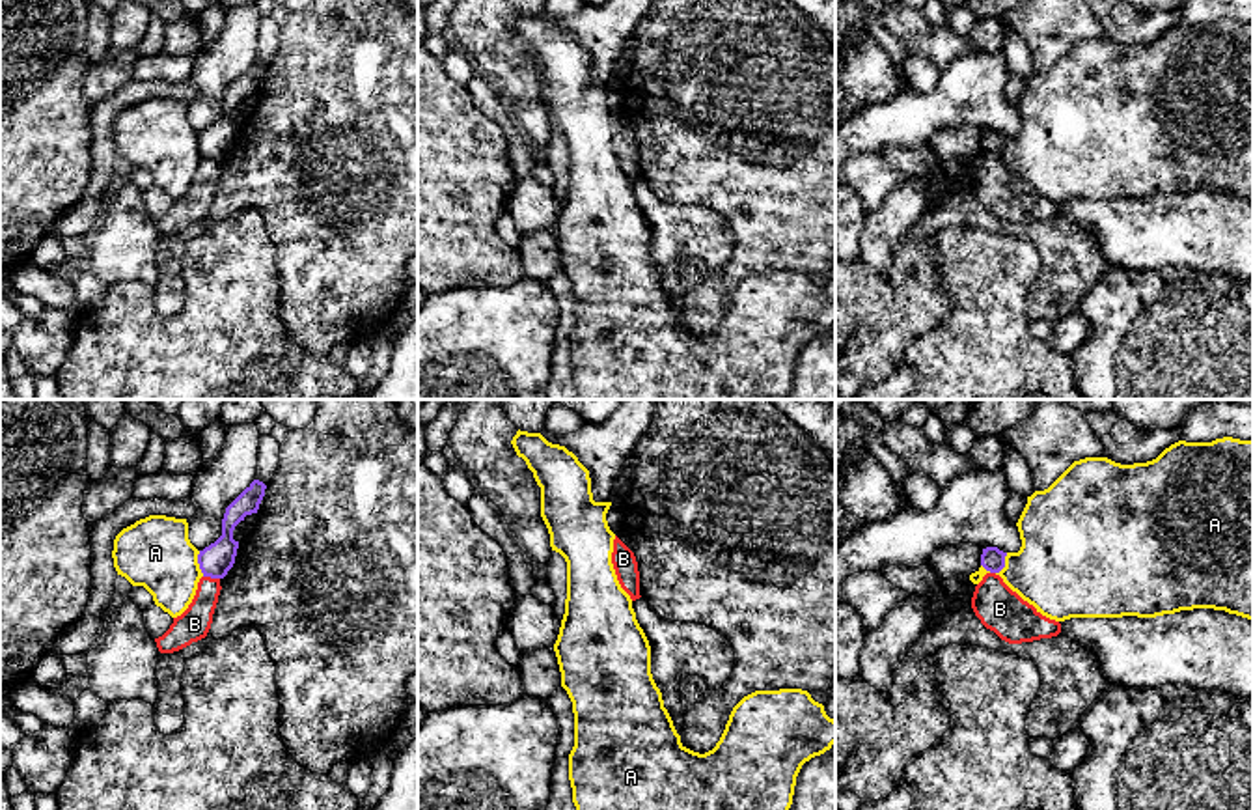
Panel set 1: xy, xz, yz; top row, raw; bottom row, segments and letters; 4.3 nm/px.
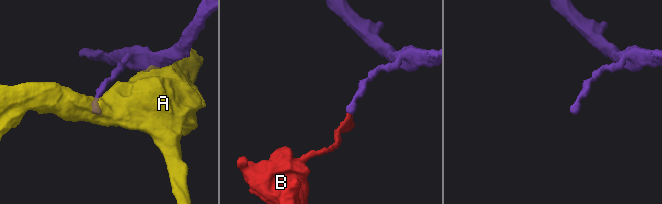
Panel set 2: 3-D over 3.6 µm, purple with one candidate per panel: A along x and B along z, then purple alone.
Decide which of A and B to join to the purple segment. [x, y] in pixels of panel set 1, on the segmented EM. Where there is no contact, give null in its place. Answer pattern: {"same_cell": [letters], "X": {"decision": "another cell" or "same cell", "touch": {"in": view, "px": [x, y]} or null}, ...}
{"same_cell": [], "A": {"decision": "another cell", "touch": {"in": "xy", "px": [198, 562]}}, "B": {"decision": "another cell", "touch": {"in": "xy", "px": [211, 577]}}}

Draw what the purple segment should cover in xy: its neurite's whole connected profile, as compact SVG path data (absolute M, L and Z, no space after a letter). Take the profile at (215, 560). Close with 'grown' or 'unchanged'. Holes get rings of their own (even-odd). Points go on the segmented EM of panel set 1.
M254 480L227 508L222 519L222 536L200 551L198 564L203 577L224 579L235 564L239 541L233 539L235 526L246 515L257 513L267 485Z | unchanged

